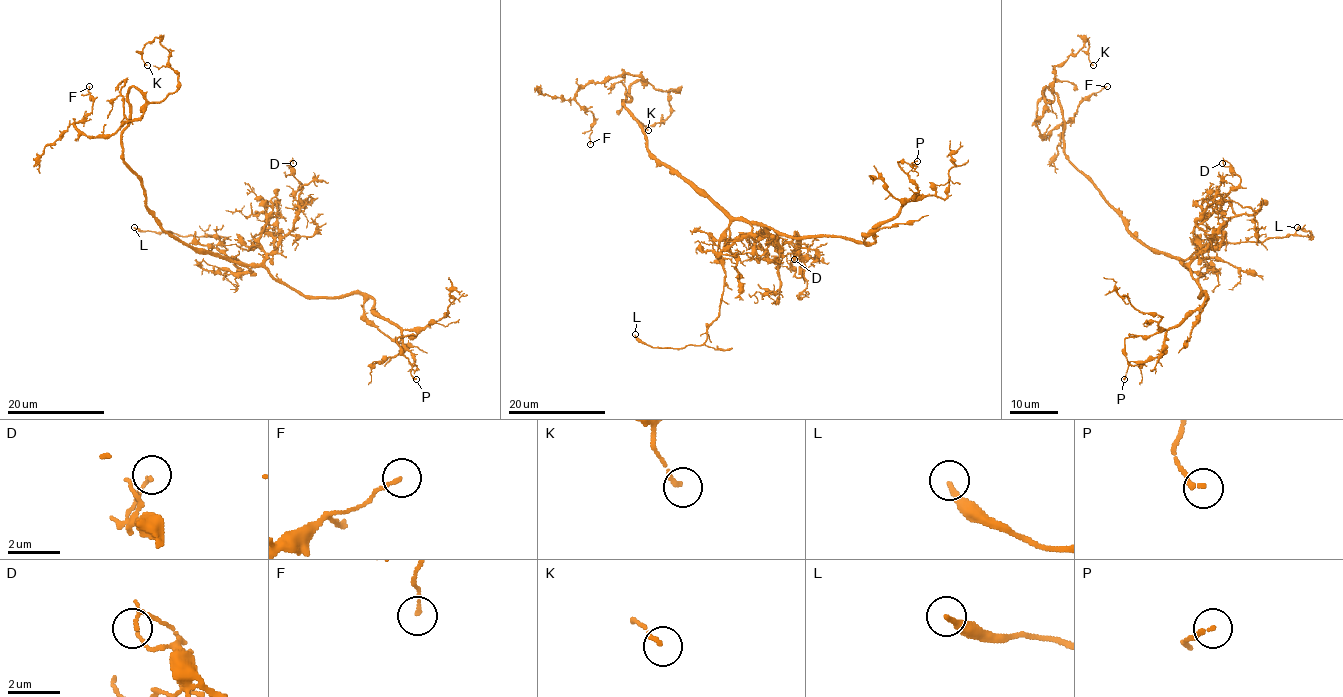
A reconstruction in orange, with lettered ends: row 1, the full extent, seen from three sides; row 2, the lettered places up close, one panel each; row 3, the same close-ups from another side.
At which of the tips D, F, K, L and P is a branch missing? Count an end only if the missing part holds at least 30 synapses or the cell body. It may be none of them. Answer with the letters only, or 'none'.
L

